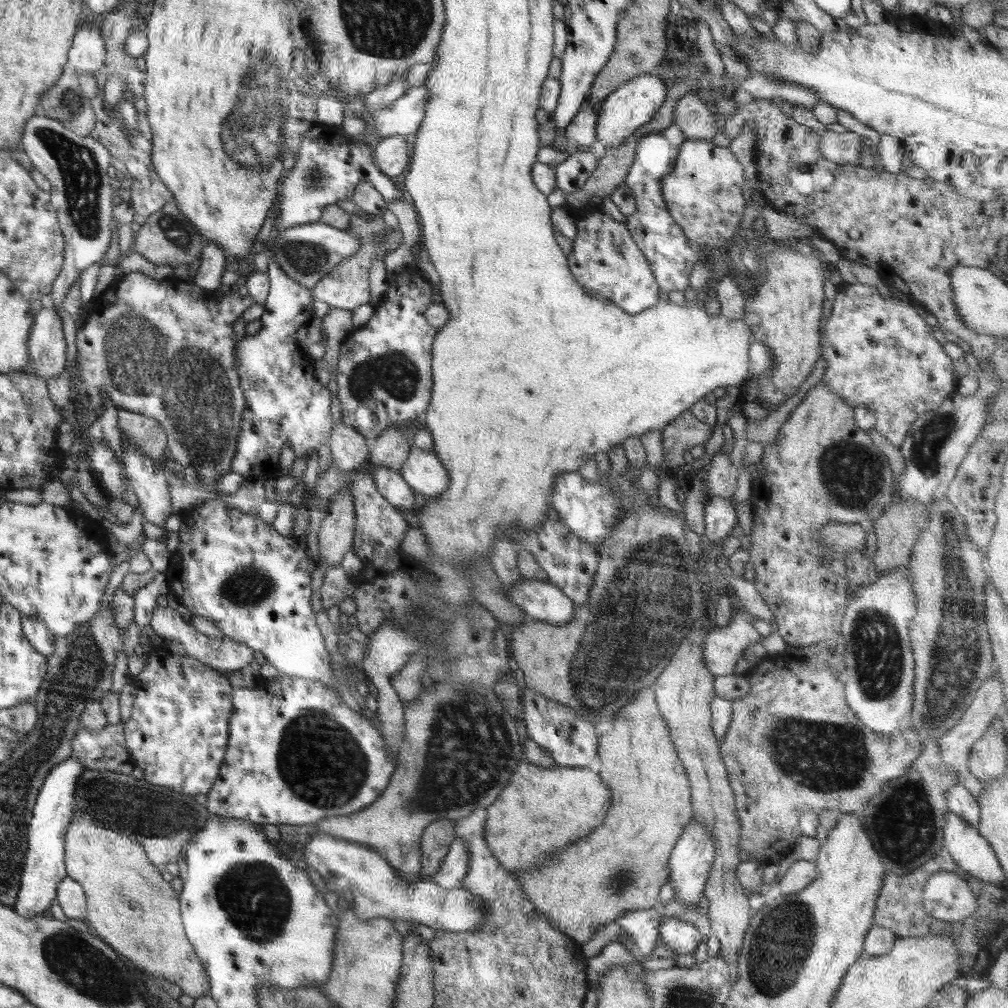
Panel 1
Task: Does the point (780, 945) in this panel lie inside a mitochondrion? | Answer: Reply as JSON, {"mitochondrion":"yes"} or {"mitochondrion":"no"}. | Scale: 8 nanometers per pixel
{"mitochondrion":"yes"}

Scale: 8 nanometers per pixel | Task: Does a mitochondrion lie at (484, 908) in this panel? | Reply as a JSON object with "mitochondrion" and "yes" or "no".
{"mitochondrion":"no"}

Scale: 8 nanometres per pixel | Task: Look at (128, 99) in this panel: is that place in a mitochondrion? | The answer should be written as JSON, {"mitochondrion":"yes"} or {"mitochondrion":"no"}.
{"mitochondrion":"yes"}

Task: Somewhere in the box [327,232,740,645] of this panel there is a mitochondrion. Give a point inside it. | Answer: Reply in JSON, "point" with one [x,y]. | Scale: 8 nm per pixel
{"point":[393,373]}

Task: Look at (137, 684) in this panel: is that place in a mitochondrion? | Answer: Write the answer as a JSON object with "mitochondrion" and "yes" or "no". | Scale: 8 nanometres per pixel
{"mitochondrion":"no"}

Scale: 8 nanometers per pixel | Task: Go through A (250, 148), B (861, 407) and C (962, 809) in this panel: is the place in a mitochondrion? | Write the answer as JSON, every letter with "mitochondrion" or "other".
{"A":"mitochondrion","B":"other","C":"other"}

